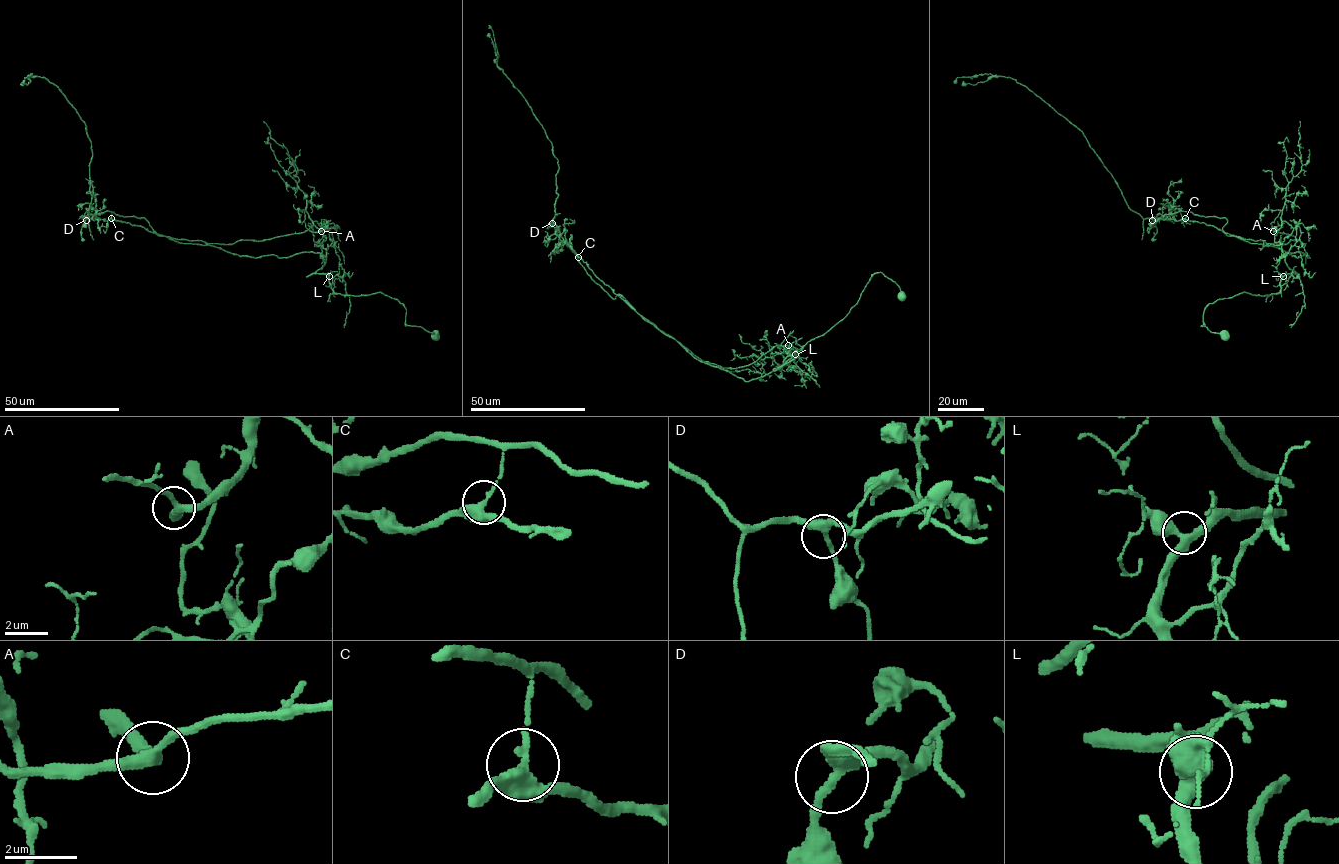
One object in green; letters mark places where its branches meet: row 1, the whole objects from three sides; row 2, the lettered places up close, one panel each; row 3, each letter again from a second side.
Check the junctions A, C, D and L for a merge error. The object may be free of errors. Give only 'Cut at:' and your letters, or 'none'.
Cut at: C

